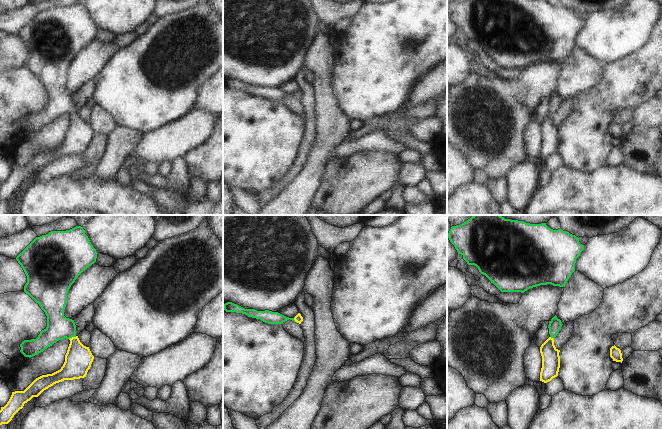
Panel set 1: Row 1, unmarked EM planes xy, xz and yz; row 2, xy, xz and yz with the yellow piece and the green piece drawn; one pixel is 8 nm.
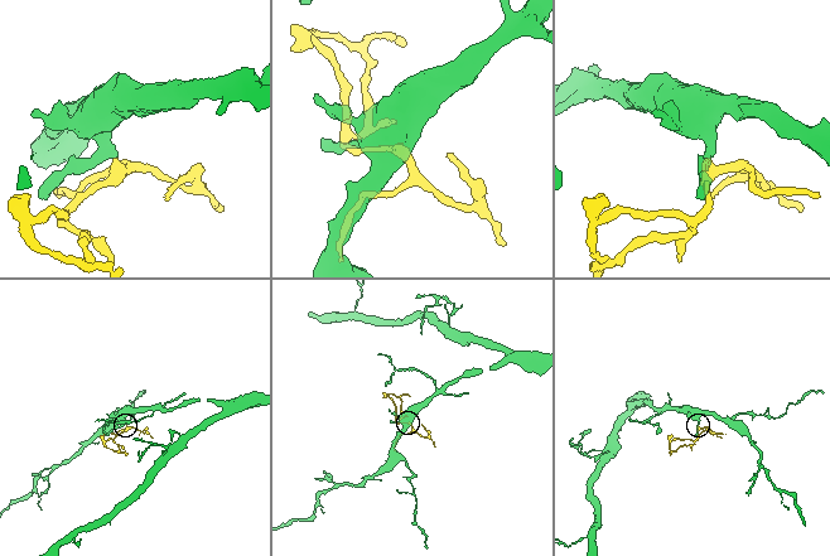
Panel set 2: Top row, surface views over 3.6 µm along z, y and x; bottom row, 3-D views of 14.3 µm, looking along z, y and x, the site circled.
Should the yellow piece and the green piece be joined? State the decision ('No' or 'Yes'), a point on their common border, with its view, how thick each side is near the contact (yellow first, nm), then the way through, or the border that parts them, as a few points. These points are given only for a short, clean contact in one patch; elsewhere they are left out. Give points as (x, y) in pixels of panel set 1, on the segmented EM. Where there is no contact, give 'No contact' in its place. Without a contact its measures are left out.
Yes. Touches yellow at xy (72, 337). Thickness 220 nm (yellow) against 200 nm. Path across: xy (78, 359), (75, 342), (72, 337), (62, 327), (59, 327)

